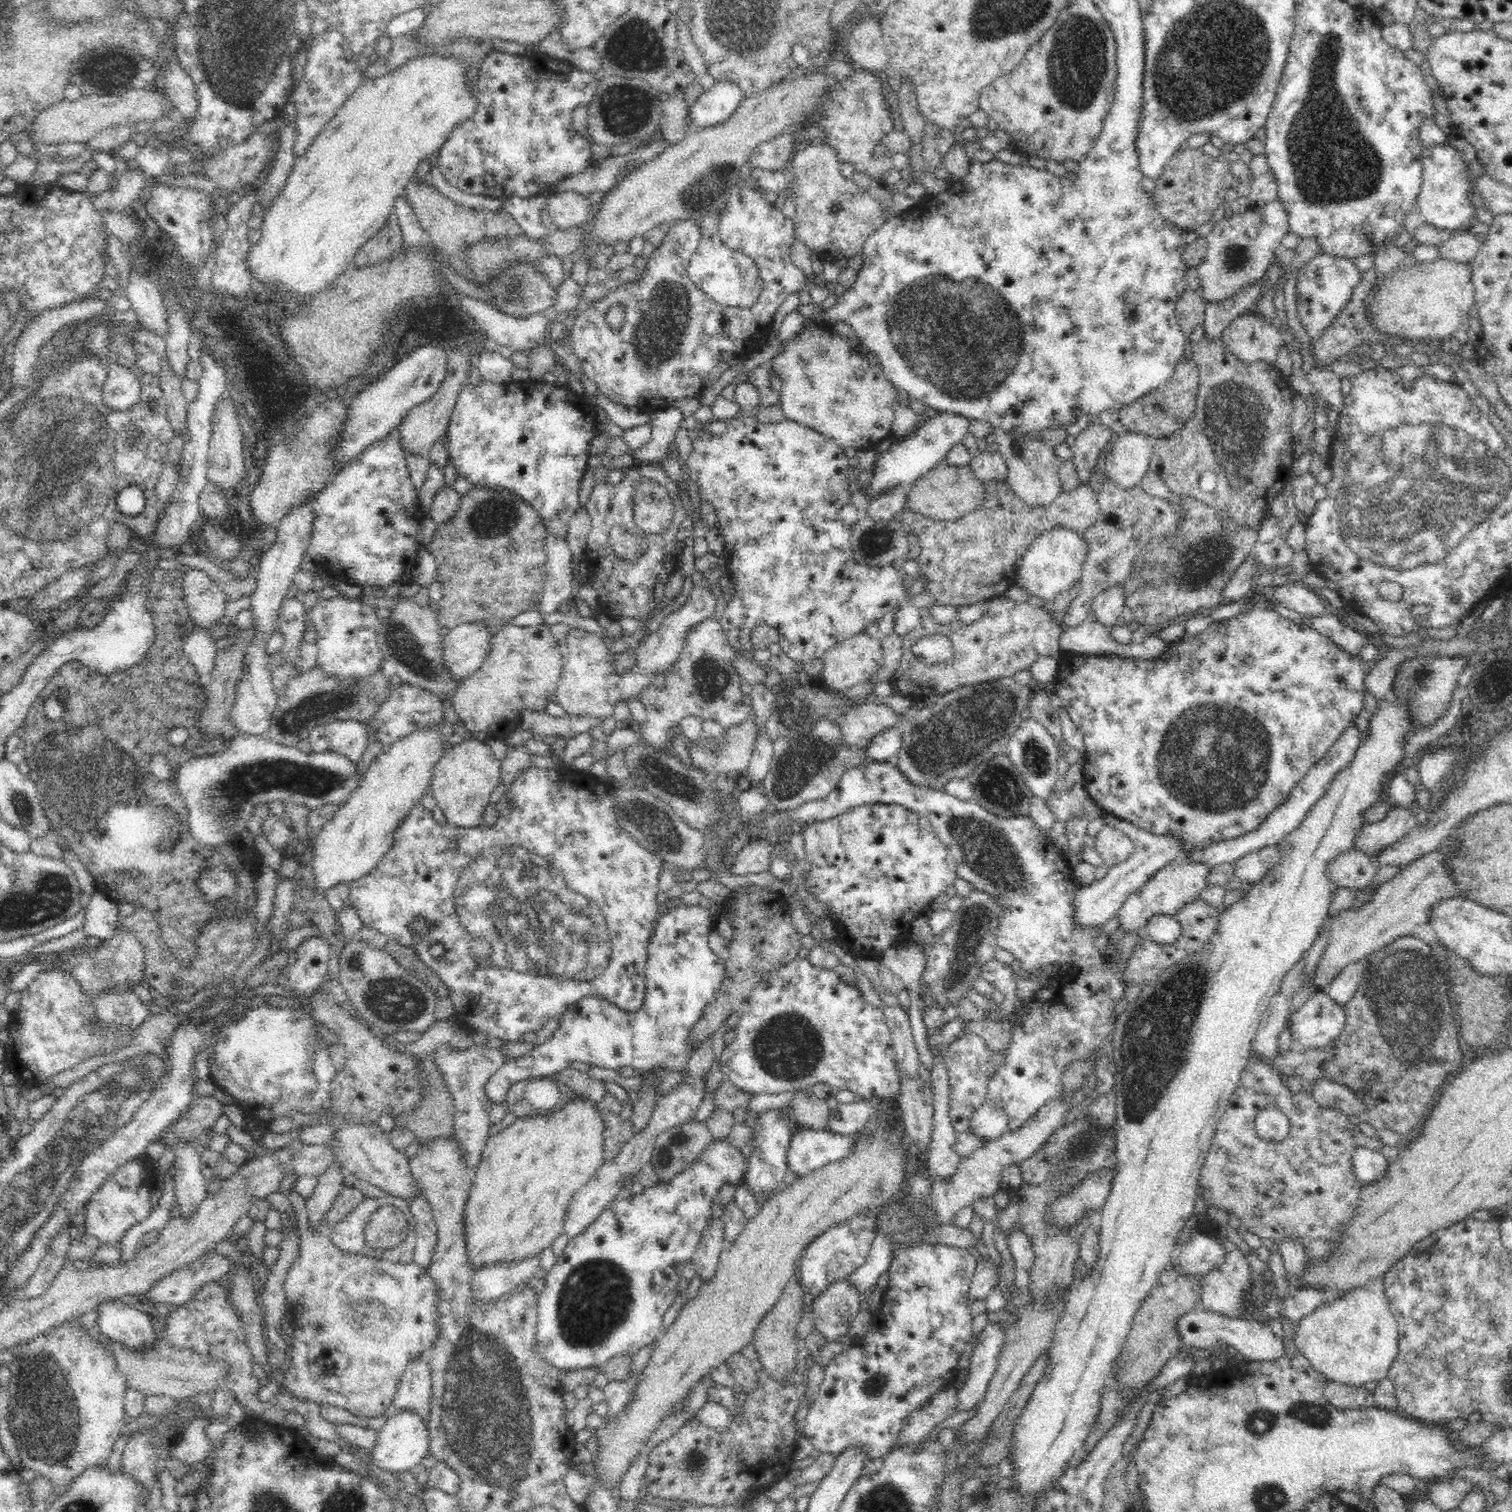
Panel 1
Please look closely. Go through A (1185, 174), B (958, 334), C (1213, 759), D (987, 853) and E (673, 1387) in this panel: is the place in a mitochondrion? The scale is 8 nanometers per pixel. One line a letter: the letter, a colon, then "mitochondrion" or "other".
A: mitochondrion
B: mitochondrion
C: mitochondrion
D: mitochondrion
E: other

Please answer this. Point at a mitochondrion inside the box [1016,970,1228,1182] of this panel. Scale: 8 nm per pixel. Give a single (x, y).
(1080, 1150)

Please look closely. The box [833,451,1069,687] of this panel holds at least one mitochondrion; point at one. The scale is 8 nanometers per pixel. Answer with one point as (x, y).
(874, 541)

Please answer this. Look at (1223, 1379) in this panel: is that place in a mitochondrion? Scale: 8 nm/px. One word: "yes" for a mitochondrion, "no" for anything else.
no

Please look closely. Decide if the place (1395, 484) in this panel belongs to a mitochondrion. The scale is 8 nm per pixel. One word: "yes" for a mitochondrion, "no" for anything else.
yes

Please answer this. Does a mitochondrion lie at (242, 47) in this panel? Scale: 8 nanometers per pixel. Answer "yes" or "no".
yes

